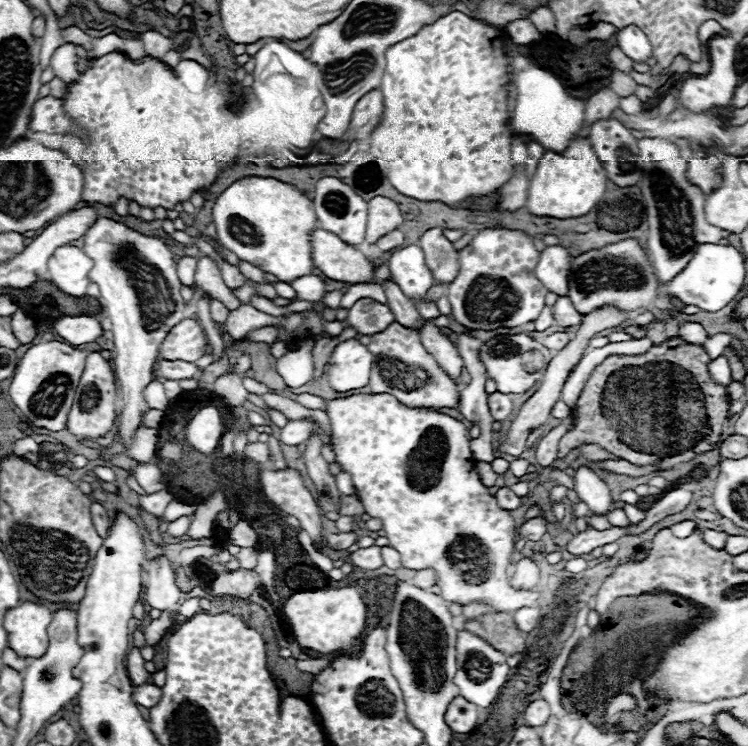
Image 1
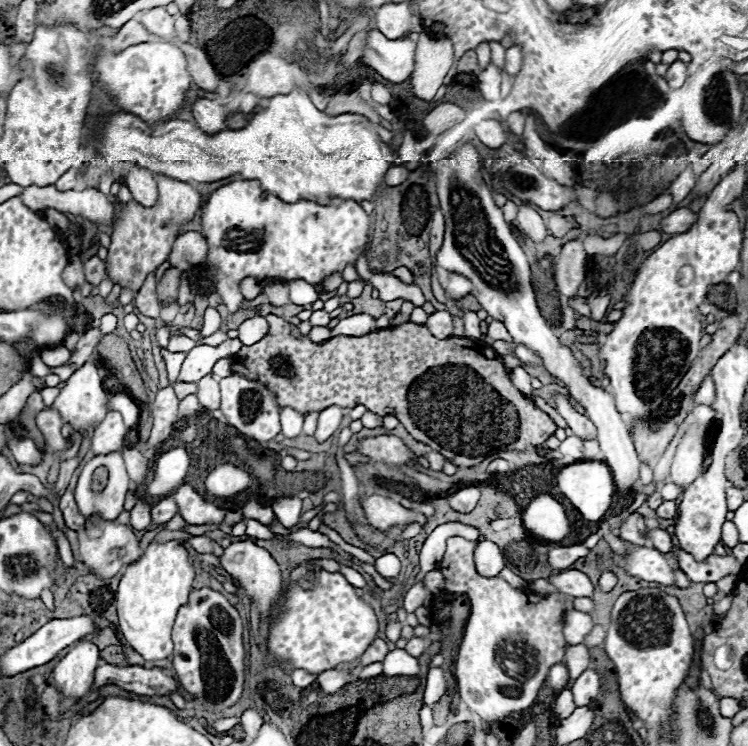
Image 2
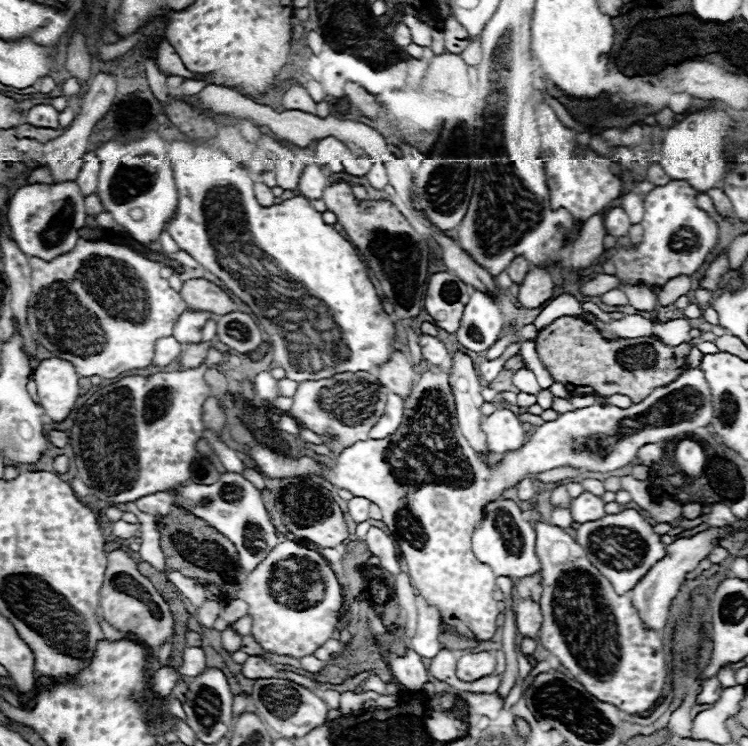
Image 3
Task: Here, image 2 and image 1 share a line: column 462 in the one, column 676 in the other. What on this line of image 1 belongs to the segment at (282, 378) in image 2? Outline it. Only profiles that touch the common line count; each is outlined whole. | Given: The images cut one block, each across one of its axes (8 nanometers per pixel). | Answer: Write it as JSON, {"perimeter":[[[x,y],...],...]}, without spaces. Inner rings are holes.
{"perimeter":[[[670,338],[660,346],[652,346],[638,356],[608,356],[584,384],[574,412],[574,428],[560,440],[558,458],[564,458],[570,450],[584,444],[598,444],[618,458],[624,458],[638,466],[656,466],[660,470],[674,468],[680,462],[688,462],[694,456],[712,450],[722,436],[722,424],[728,418],[728,394],[724,386],[718,386],[708,376],[708,354],[696,346],[686,344],[680,338]]]}

